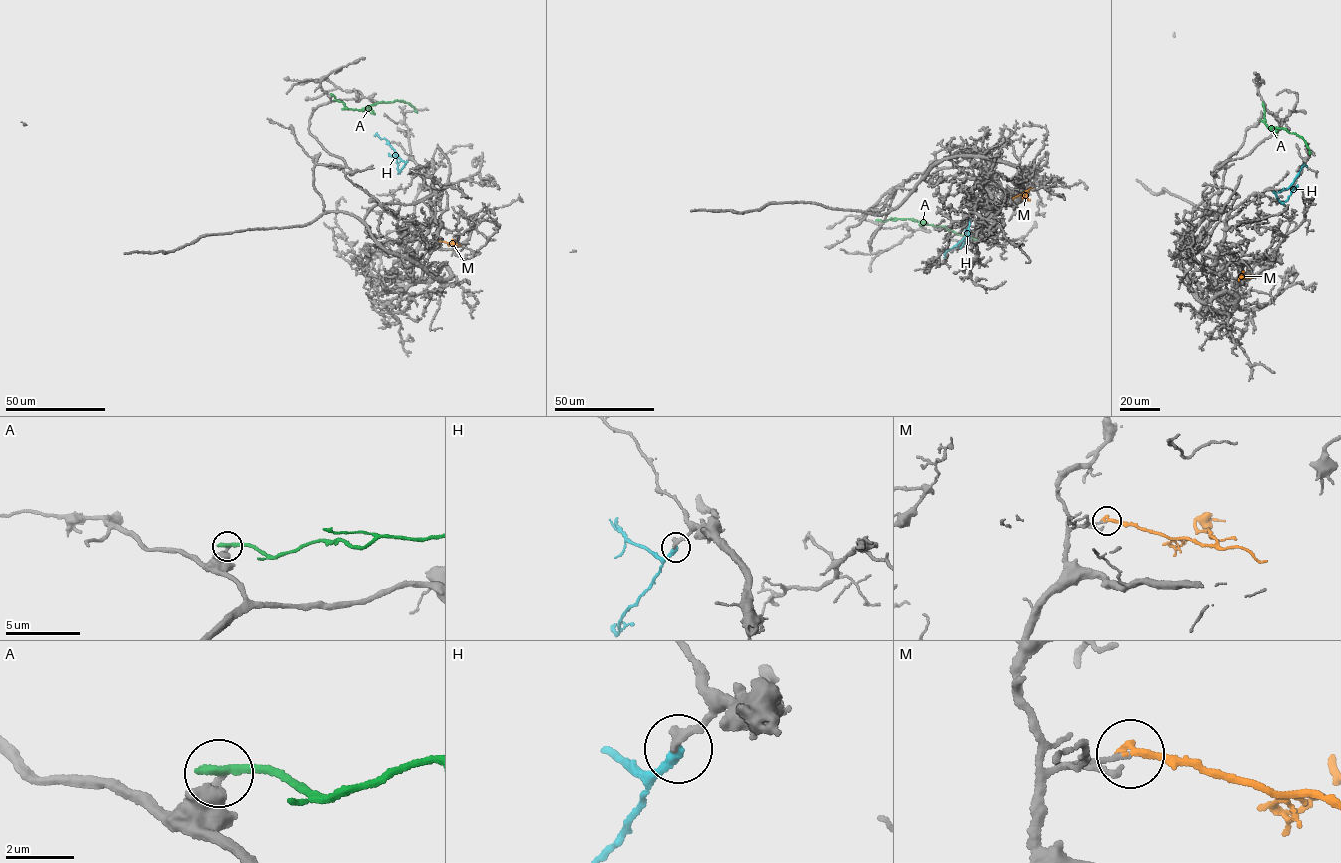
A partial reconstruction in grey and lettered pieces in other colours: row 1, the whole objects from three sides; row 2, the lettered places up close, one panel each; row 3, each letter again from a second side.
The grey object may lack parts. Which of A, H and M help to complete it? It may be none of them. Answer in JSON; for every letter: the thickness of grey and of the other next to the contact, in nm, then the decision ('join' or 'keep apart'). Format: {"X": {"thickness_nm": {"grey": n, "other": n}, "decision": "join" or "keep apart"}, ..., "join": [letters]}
{"A": {"thickness_nm": {"grey": 280, "other": 380}, "decision": "keep apart"}, "H": {"thickness_nm": {"grey": 280, "other": 280}, "decision": "join"}, "M": {"thickness_nm": {"grey": 160, "other": 240}, "decision": "join"}, "join": ["H", "M"]}

